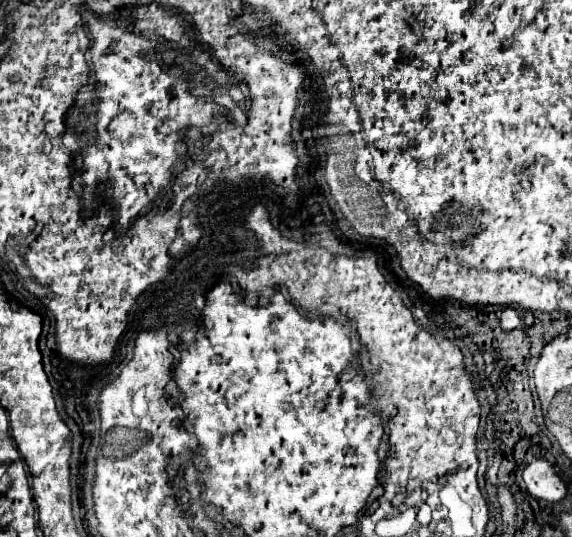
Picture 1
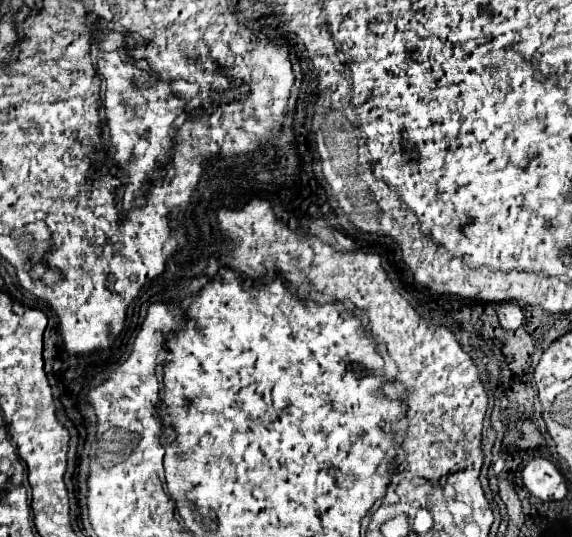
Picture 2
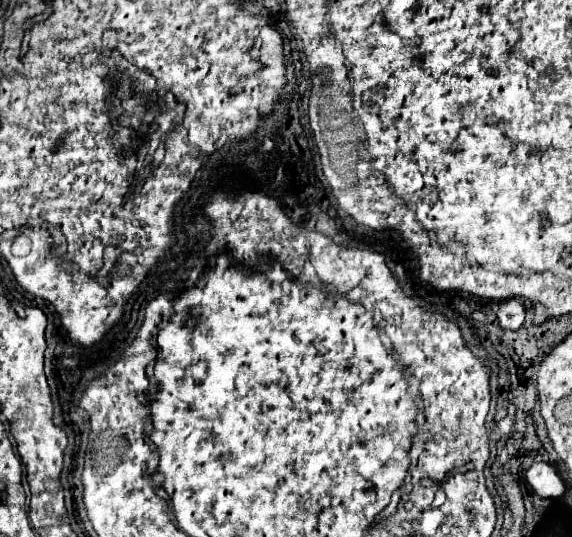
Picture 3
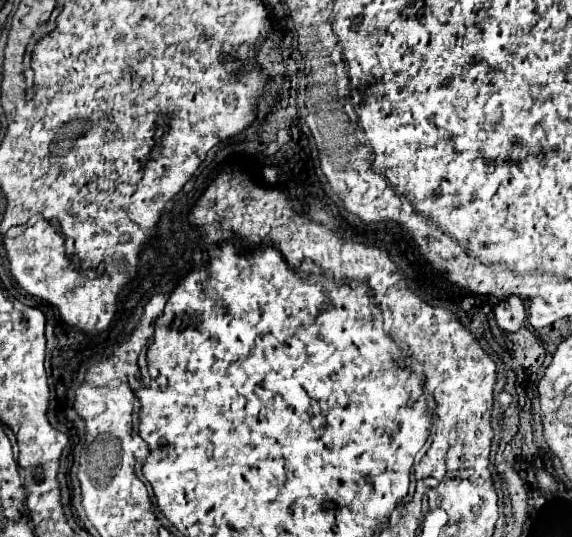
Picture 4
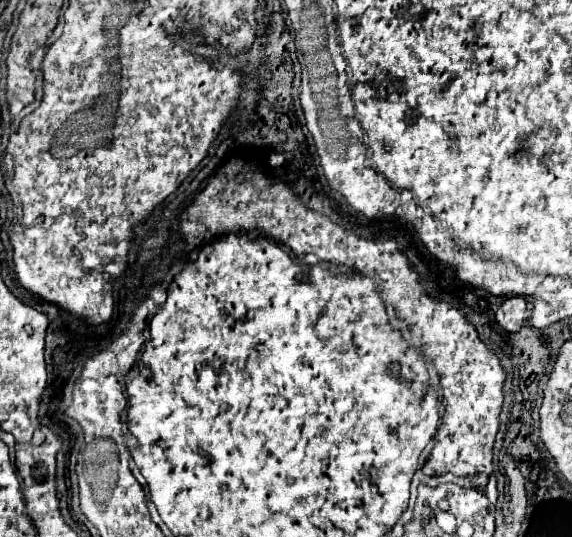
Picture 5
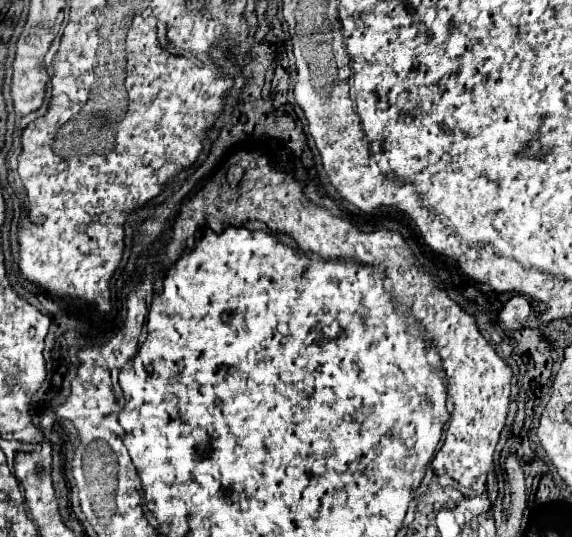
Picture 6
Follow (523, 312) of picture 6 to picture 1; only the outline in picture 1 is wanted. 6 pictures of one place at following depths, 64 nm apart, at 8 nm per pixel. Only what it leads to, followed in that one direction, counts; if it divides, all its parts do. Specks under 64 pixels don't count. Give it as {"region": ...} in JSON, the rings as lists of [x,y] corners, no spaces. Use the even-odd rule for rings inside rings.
{"region":[[[504,308],[502,316],[500,316],[500,324],[504,330],[514,330],[514,328],[520,328],[522,326],[522,318],[520,318],[520,312],[514,310],[514,308]]]}

